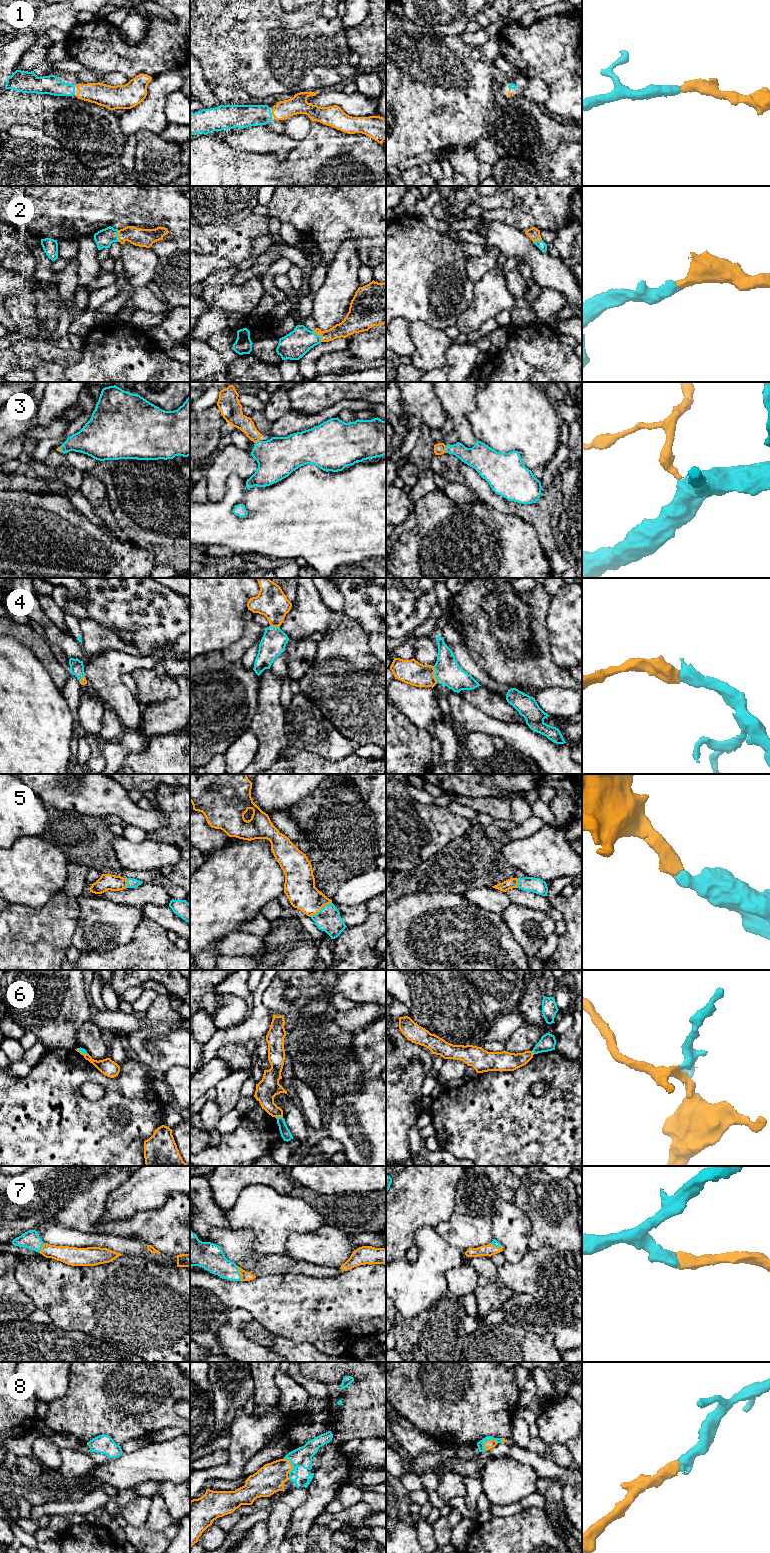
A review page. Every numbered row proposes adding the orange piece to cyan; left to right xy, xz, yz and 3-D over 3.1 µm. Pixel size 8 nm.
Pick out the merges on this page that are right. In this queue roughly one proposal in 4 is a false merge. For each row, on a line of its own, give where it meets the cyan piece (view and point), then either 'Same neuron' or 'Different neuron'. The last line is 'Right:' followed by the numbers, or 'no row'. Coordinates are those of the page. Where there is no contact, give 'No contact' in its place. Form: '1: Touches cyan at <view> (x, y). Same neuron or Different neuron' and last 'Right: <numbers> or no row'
1: Touches cyan at xz (271, 113). Same neuron
2: Touches cyan at xz (319, 335). Same neuron
3: Touches cyan at yz (446, 448). Same neuron
4: Touches cyan at yz (435, 674). Same neuron
5: Touches cyan at xz (321, 909). Same neuron
6: Touches cyan at xz (279, 1117). Different neuron
7: Touches cyan at xz (239, 1273). Same neuron
8: Touches cyan at yz (489, 1440). Same neuron
Right: 1, 2, 3, 4, 5, 7, 8

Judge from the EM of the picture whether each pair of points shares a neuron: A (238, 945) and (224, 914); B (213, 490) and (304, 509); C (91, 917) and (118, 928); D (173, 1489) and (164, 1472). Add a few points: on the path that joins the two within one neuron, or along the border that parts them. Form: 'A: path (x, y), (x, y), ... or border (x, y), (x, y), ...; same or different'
A: border (240, 931), (226, 934), (216, 945), (218, 952); different
B: border (244, 479), (232, 474), (225, 494), (207, 499); different
C: path (98, 917), (107, 925), (111, 925); same
D: border (161, 1482), (172, 1481), (179, 1484); different

